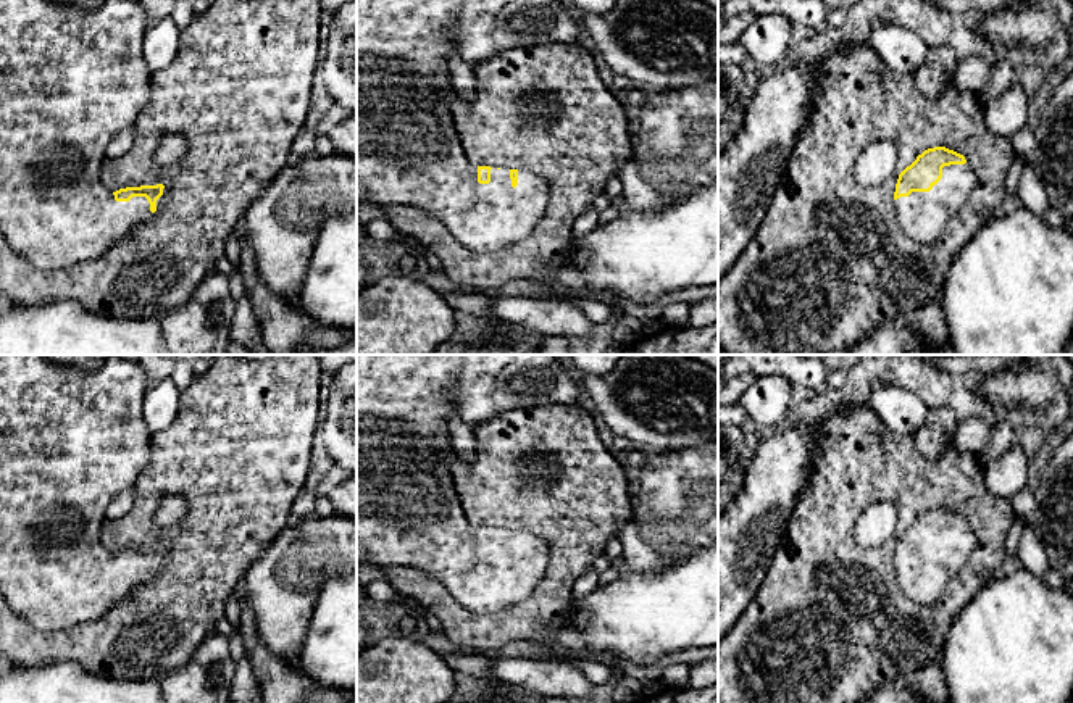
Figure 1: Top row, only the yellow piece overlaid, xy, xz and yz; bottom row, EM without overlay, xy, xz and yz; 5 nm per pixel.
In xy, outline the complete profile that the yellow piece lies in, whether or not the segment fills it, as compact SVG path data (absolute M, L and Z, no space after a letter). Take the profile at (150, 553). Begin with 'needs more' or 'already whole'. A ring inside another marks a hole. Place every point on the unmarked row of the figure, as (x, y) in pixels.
needs more | M0 355L0 593L8 606L27 624L42 632L71 629L81 622L94 622L113 609L123 600L132 597L134 590L166 564L165 547L126 548L111 553L100 540L100 527L106 519L110 501L126 489L132 487L137 476L148 463L152 450L152 432L144 418L144 397L147 374L139 361L126 361L119 355L108 355L94 371L63 366L47 355Z

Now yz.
needs more | M946 508L925 511L897 540L894 561L902 592L918 605L934 605L970 559L976 545L965 518Z

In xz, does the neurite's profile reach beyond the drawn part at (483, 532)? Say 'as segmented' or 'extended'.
extended

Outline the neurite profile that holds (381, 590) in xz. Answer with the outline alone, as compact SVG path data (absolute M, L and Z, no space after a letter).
M386 579L369 582L366 590L374 601L400 601L400 593Z

